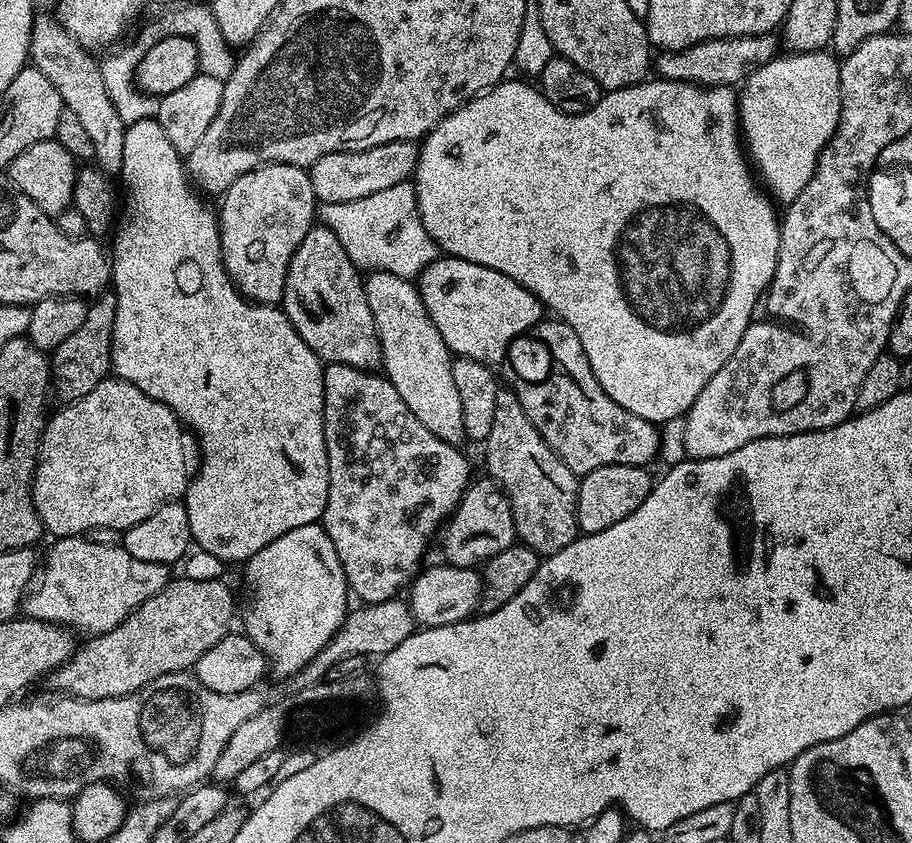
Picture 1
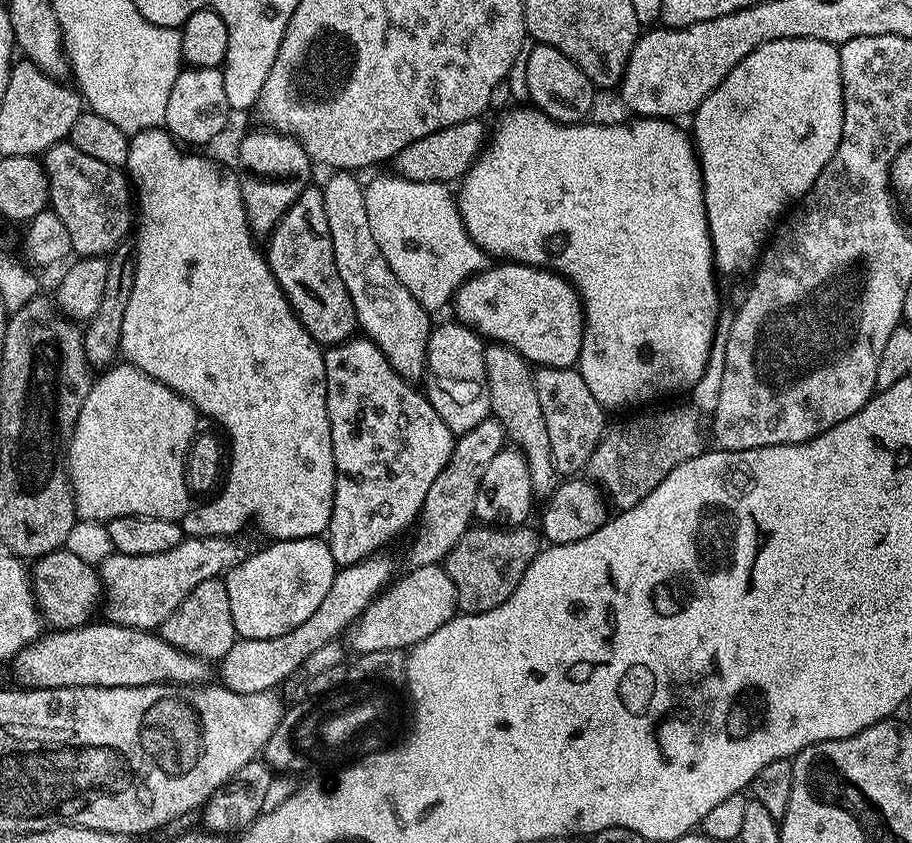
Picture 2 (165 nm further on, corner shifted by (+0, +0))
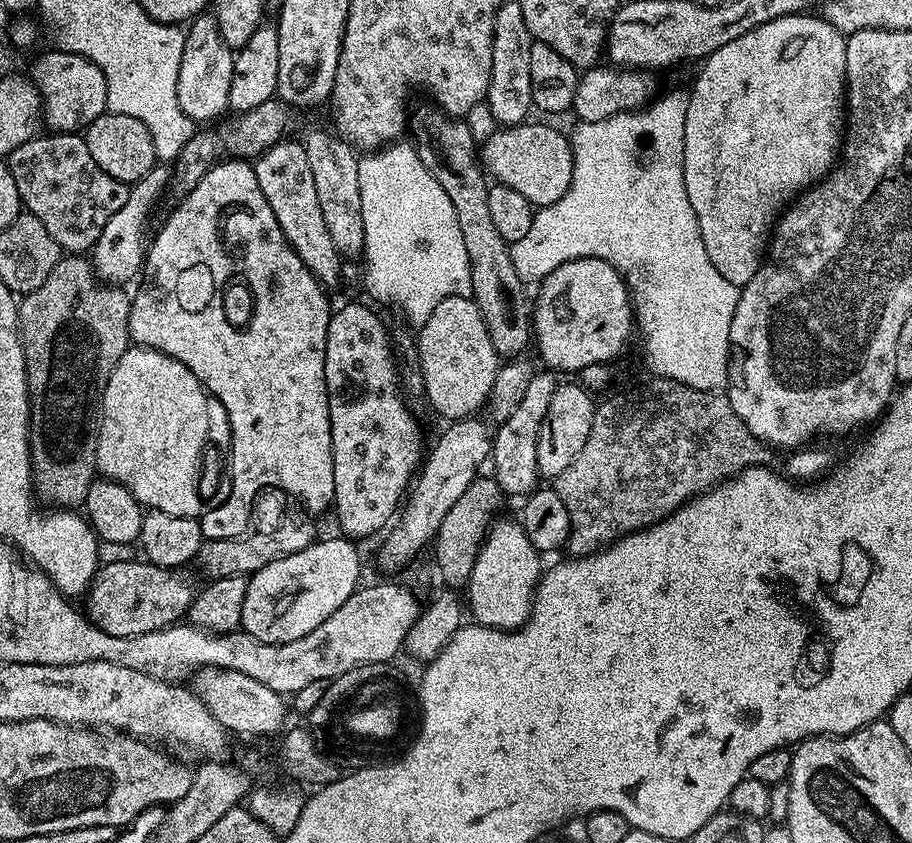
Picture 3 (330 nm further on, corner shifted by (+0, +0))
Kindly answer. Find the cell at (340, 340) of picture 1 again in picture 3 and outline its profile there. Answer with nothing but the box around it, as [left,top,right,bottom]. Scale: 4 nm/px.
[254,139,342,286]

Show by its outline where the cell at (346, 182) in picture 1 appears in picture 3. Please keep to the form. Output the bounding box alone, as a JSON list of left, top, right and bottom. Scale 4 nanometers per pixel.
[478,124,574,208]

